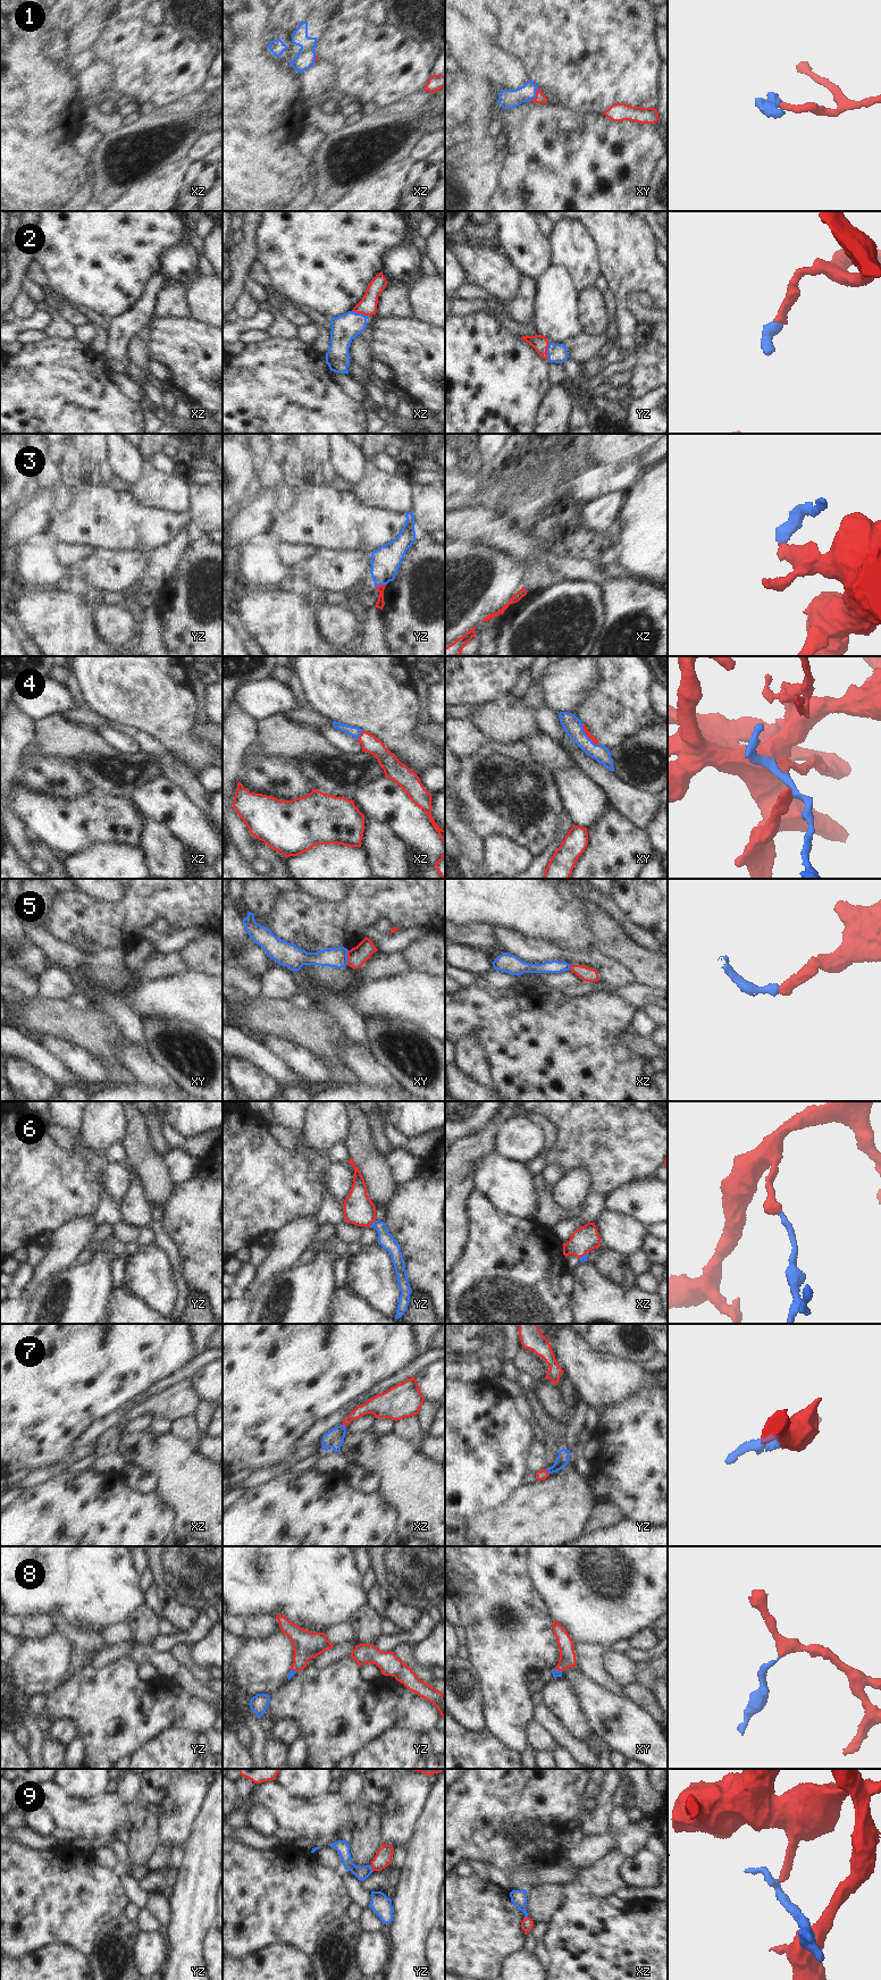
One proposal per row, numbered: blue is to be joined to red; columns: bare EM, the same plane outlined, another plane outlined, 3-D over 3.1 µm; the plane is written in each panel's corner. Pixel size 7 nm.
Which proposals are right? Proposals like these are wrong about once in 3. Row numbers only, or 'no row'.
1, 2, 3, 4, 6, 7, 8

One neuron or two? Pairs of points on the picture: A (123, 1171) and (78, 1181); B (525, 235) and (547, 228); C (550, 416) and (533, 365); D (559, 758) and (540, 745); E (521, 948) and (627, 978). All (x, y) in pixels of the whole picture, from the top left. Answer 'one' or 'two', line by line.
A: two
B: two
C: two
D: one
E: one

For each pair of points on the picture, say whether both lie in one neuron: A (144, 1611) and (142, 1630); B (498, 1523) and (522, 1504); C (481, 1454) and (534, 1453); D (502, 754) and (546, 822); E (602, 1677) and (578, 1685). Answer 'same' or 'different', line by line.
A: same
B: same
C: different
D: same
E: different

